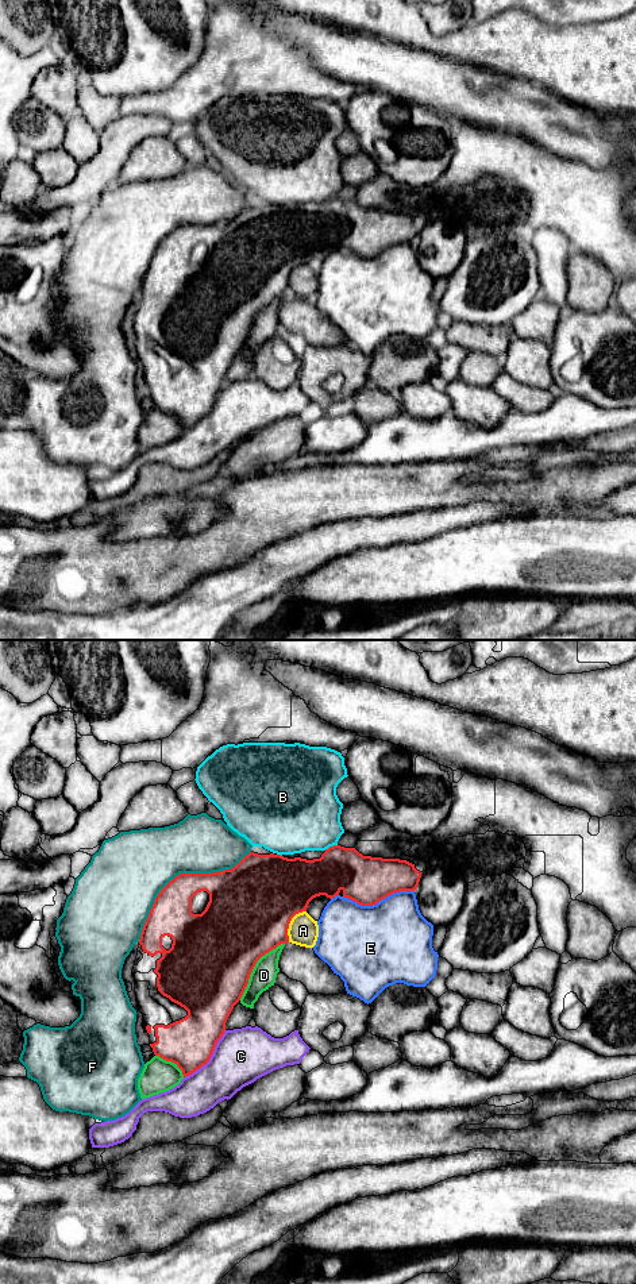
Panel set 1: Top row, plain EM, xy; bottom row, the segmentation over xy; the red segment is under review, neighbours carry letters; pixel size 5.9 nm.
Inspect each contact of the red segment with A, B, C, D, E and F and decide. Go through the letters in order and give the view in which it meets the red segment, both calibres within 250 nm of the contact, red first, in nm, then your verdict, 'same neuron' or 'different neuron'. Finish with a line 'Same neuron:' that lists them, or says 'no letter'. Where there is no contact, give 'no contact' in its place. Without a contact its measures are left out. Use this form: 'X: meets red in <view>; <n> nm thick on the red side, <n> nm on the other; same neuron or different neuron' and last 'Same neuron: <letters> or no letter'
A: meets red in xy; 500 nm thick on the red side, 180 nm on the other; different neuron
B: meets red in xy; 260 nm thick on the red side, 440 nm on the other; different neuron
C: meets red in xy; 300 nm thick on the red side, 320 nm on the other; different neuron
D: meets red in xy; 500 nm thick on the red side, 150 nm on the other; different neuron
E: meets red in xy; 280 nm thick on the red side, 480 nm on the other; different neuron
F: meets red in xy; 240 nm thick on the red side, 400 nm on the other; different neuron
Same neuron: no letter

